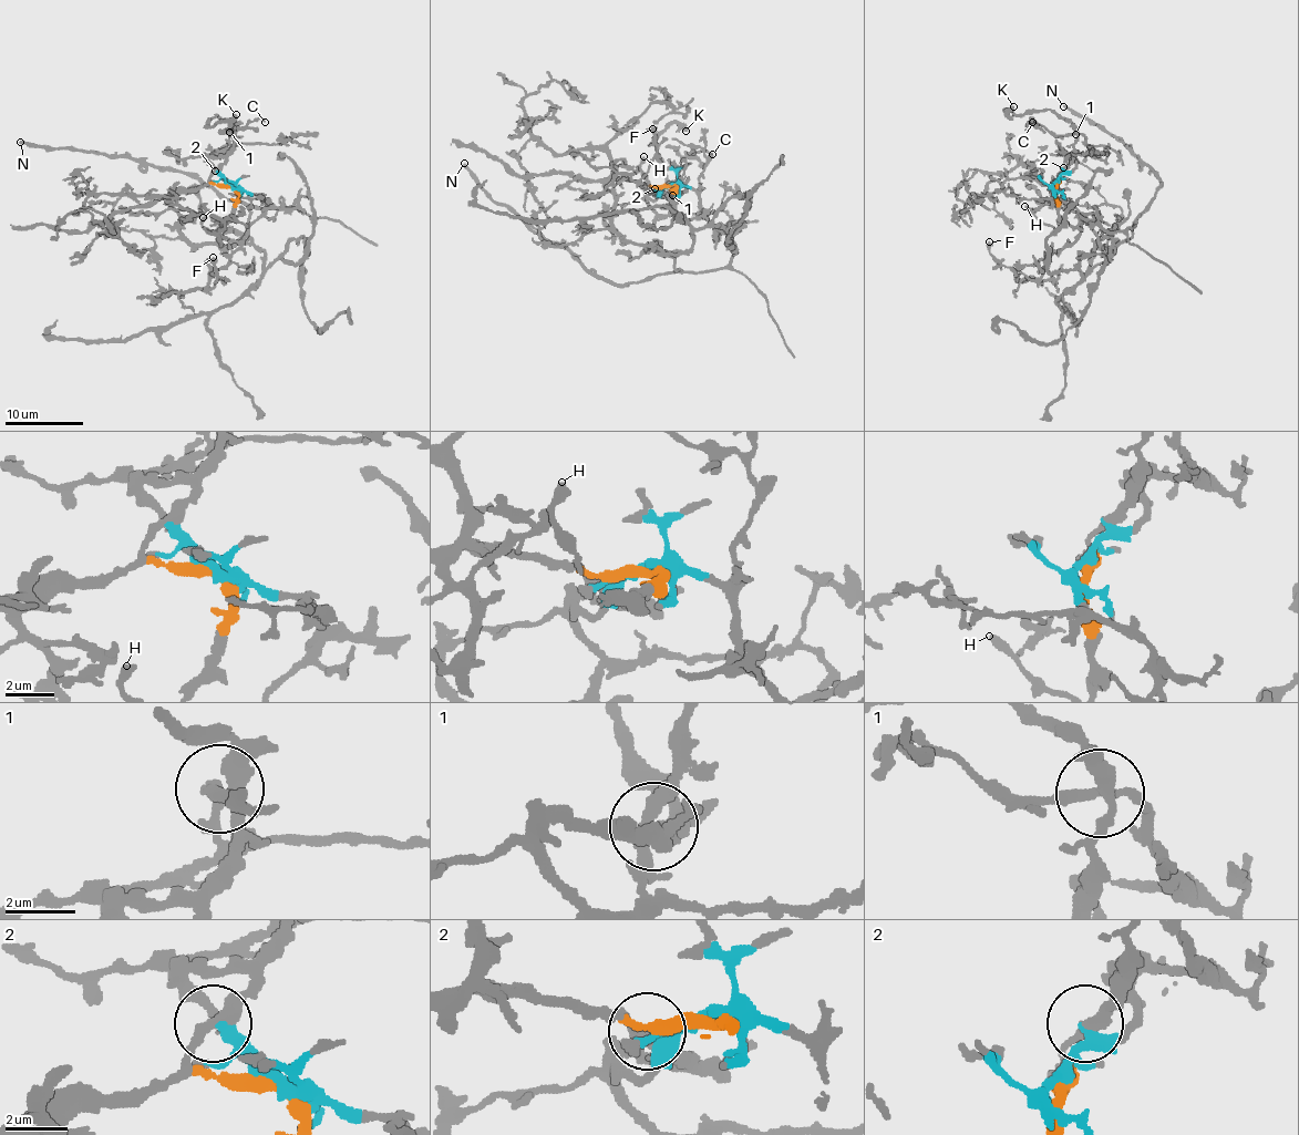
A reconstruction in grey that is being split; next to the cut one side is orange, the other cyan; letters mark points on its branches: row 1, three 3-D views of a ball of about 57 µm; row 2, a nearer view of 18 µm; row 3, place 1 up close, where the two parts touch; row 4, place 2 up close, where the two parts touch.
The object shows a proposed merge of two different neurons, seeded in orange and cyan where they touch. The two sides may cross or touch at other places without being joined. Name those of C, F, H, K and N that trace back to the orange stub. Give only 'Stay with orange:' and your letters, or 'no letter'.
Stay with orange: H, K

